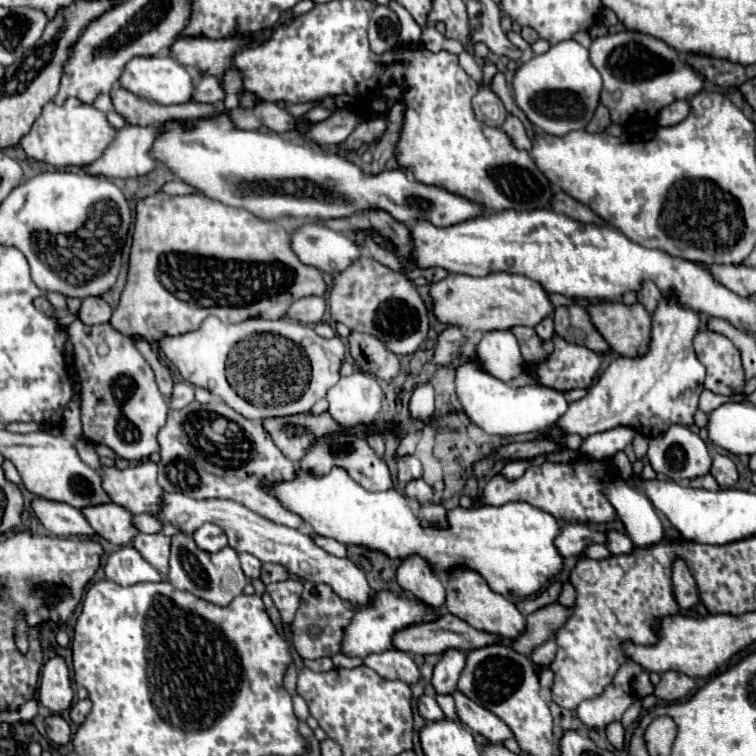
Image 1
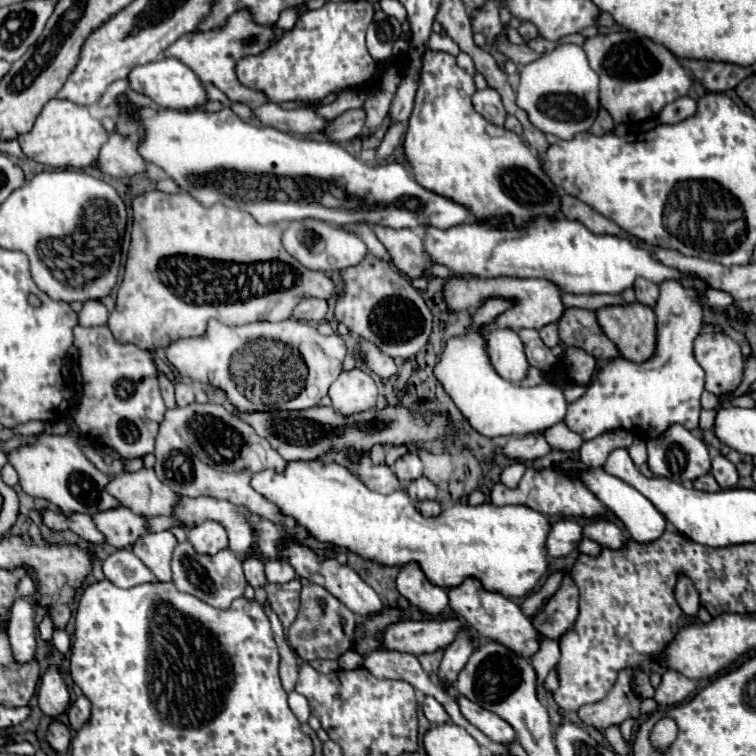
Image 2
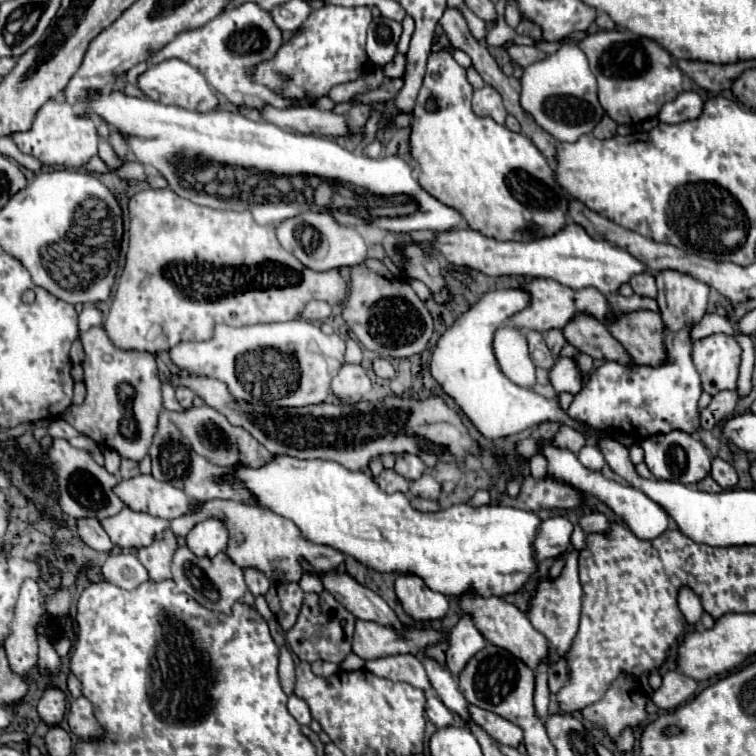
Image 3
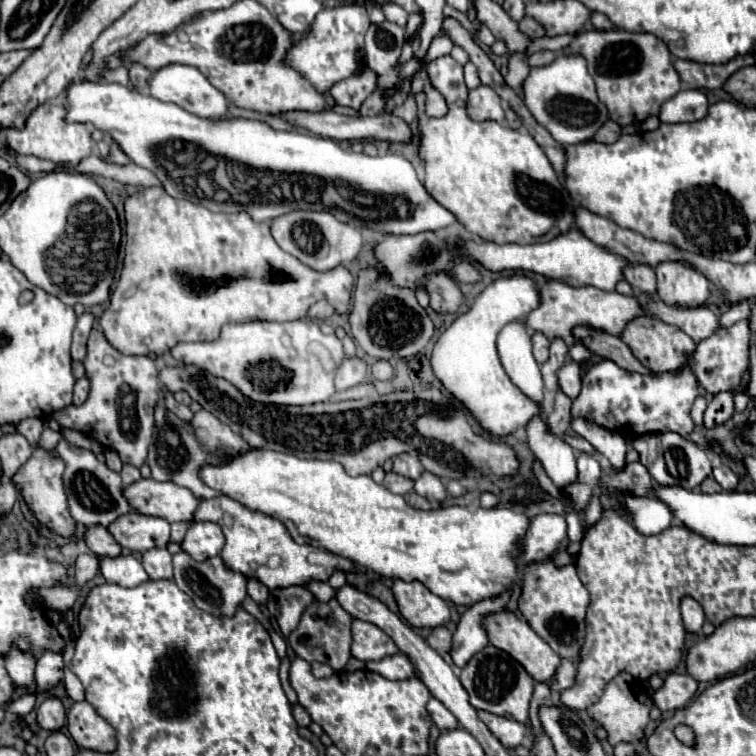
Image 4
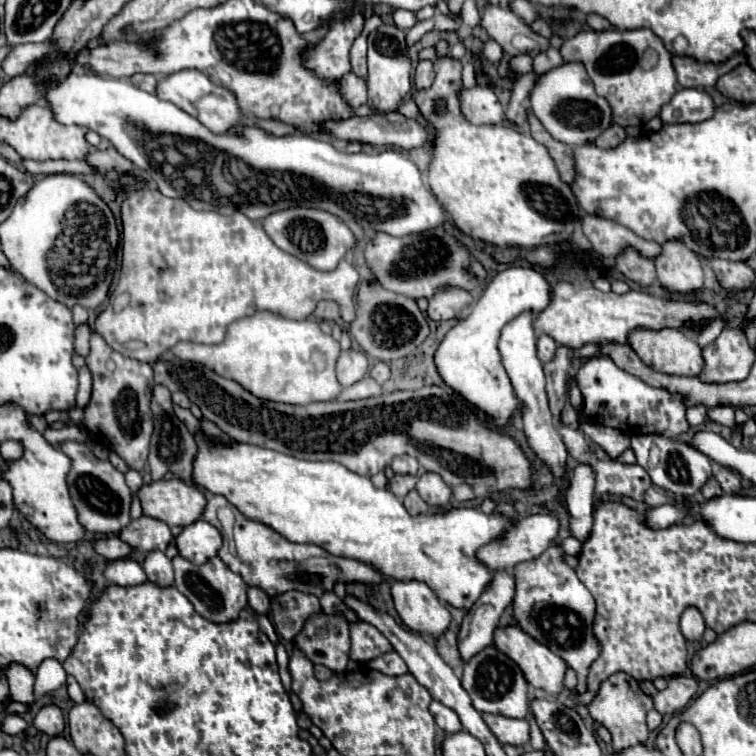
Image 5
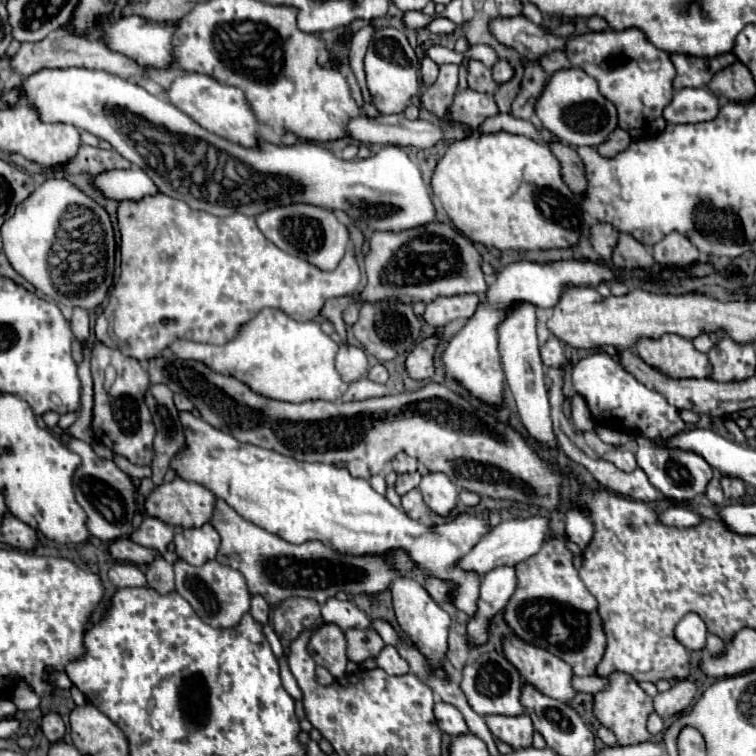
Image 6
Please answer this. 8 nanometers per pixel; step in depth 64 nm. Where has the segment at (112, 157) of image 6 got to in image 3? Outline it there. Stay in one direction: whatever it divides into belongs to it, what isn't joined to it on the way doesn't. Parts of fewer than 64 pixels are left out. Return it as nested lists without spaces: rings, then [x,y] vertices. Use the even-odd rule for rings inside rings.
[[[112,130],[112,134],[110,134],[110,144],[114,144],[114,150],[124,158],[124,160],[128,160],[130,156],[130,150],[128,150],[128,144],[126,144],[126,138],[118,132],[118,130]]]

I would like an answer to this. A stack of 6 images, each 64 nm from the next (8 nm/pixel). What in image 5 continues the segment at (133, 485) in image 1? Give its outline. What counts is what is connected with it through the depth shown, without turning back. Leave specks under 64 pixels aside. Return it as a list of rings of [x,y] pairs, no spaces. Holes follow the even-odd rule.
[[[174,478],[142,484],[138,498],[144,516],[152,516],[168,526],[182,528],[200,520],[206,506],[206,494],[202,490]]]

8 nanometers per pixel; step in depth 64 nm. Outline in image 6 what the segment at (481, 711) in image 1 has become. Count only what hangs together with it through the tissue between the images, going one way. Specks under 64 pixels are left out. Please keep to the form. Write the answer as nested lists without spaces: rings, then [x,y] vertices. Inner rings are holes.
[[[528,714],[524,716],[484,716],[484,722],[488,724],[490,732],[510,744],[514,750],[528,748],[532,744],[532,720]]]

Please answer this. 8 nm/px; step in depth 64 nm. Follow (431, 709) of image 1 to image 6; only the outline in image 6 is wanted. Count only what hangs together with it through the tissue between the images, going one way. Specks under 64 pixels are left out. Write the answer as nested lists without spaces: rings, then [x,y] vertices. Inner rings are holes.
[[[436,702],[434,704],[434,716],[438,720],[440,730],[446,732],[446,734],[450,734],[450,736],[460,736],[460,734],[468,732],[468,726],[466,726],[462,714],[452,704]]]

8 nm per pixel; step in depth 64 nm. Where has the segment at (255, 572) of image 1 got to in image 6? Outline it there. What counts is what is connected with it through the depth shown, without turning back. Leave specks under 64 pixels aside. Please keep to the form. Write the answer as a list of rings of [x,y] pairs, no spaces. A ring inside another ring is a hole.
[[[260,594],[252,596],[252,602],[250,602],[250,614],[252,614],[260,624],[266,624],[266,622],[268,622],[270,604],[264,600],[264,596],[260,596]]]

